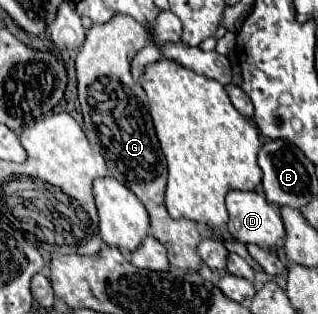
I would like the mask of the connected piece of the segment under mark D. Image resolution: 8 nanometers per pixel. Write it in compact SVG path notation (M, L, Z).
M229 191L225 203L229 211L227 229L237 241L271 249L285 237L279 209L267 203L261 193Z

